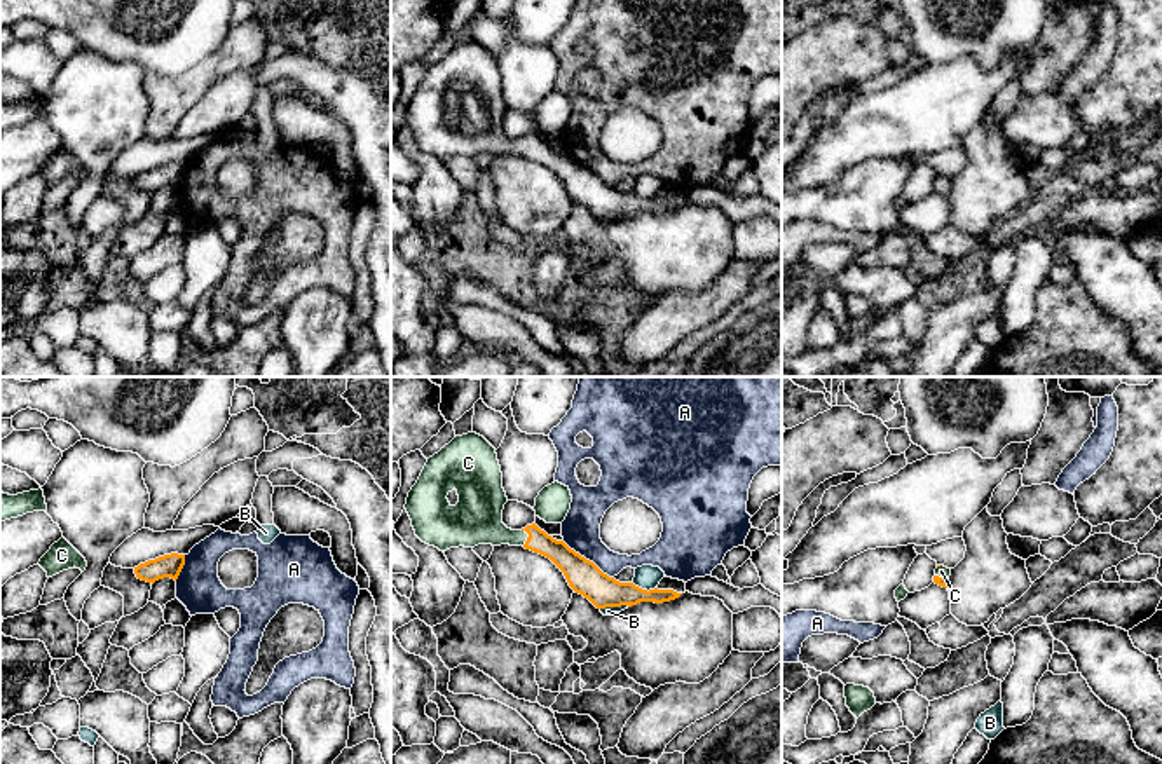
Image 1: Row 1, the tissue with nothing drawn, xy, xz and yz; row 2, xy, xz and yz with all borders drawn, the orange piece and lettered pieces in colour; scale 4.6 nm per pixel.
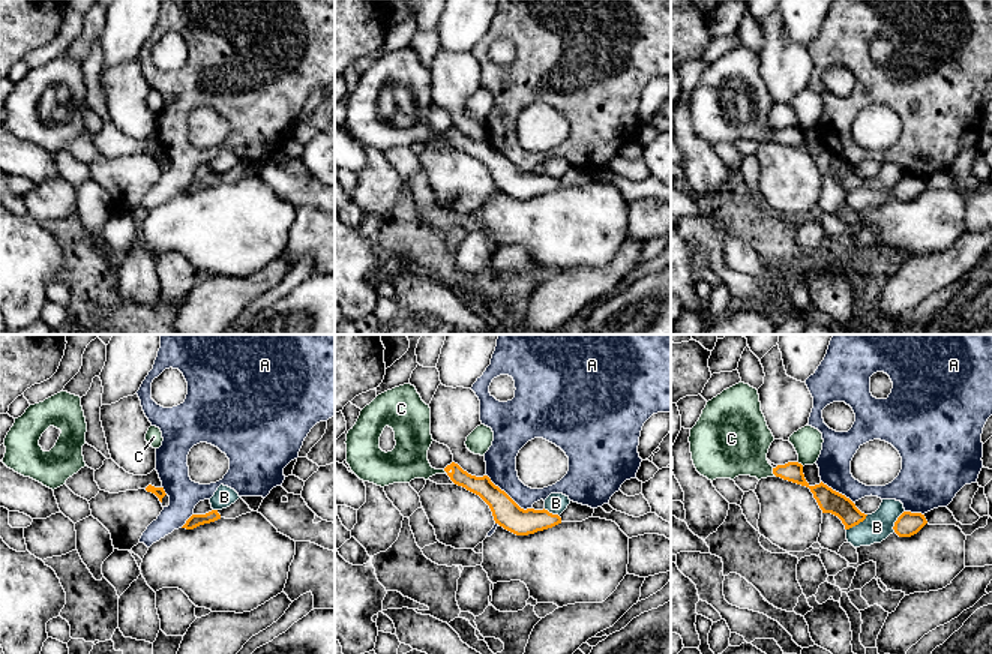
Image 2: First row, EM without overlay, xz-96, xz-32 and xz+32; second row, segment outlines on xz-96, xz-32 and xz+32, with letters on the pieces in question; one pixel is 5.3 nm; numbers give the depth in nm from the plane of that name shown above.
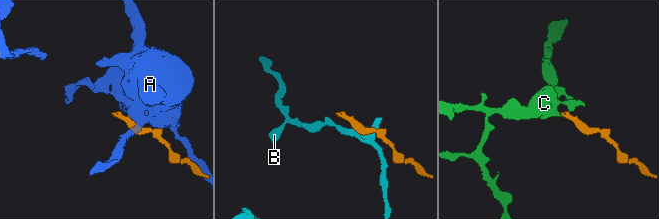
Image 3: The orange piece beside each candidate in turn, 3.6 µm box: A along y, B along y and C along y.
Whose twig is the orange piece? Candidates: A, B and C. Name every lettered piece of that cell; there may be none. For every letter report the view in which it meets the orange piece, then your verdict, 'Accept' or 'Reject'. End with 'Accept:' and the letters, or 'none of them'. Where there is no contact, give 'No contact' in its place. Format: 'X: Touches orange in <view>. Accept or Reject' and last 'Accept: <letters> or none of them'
A: Touches orange in xz. Reject
B: Touches orange in xz. Reject
C: Touches orange in xz. Accept
Accept: C

